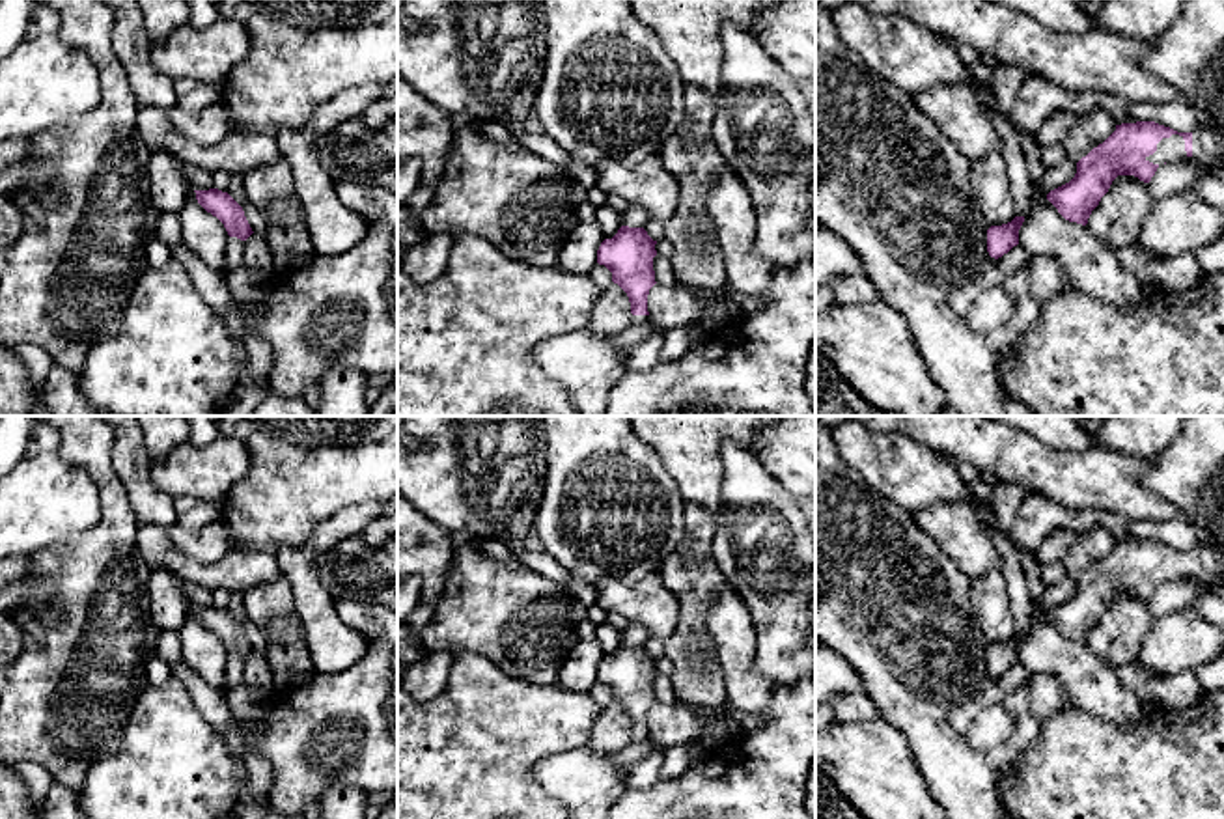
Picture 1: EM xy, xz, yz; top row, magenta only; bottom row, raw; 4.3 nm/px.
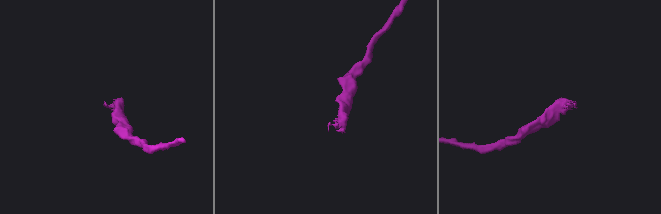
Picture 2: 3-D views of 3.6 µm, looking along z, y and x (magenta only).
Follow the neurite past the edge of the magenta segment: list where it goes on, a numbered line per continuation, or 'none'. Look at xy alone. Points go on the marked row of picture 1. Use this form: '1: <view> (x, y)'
none

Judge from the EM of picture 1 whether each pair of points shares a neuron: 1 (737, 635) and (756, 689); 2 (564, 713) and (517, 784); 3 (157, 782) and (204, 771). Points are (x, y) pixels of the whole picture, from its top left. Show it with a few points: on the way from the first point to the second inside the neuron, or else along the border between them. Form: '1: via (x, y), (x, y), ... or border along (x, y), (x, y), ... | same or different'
1: via (737, 648), (737, 670), (743, 676) | same
2: via (547, 730), (517, 760), (517, 767) | same
3: via (168, 782), (185, 782), (193, 775) | same

